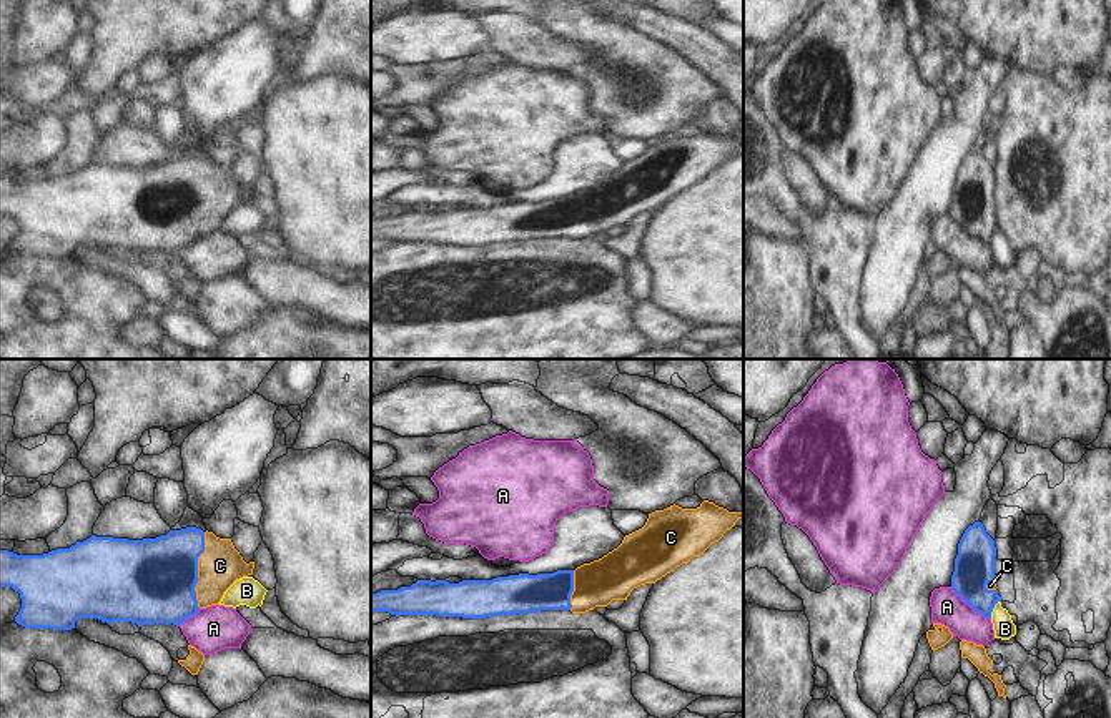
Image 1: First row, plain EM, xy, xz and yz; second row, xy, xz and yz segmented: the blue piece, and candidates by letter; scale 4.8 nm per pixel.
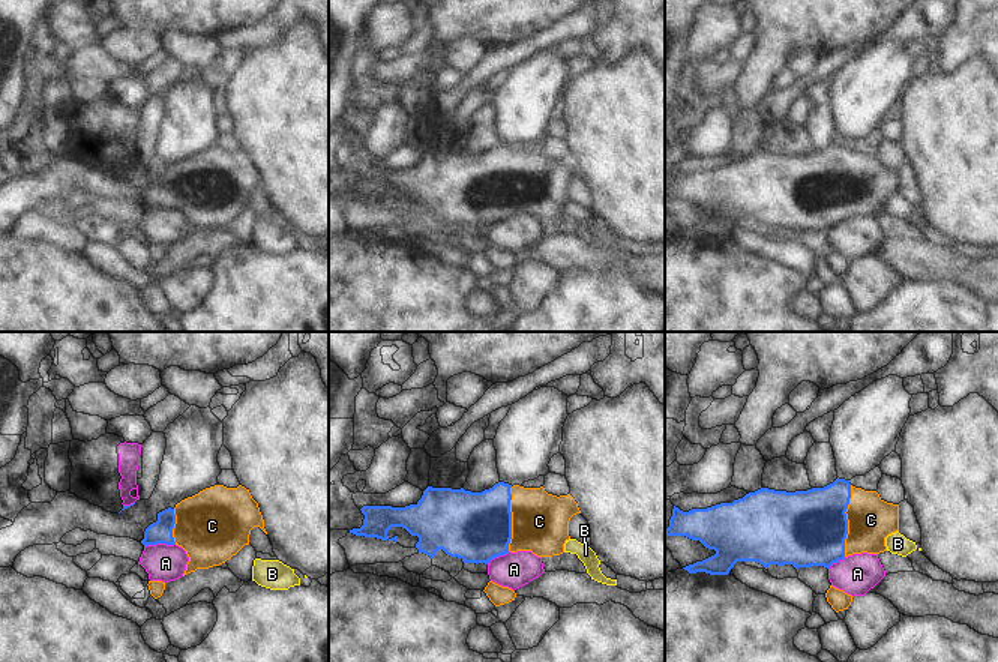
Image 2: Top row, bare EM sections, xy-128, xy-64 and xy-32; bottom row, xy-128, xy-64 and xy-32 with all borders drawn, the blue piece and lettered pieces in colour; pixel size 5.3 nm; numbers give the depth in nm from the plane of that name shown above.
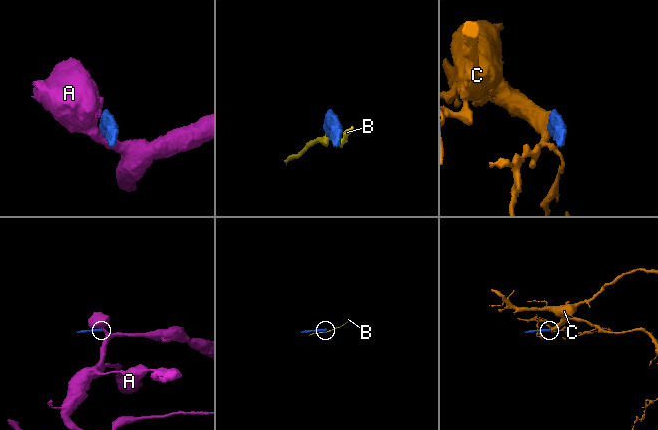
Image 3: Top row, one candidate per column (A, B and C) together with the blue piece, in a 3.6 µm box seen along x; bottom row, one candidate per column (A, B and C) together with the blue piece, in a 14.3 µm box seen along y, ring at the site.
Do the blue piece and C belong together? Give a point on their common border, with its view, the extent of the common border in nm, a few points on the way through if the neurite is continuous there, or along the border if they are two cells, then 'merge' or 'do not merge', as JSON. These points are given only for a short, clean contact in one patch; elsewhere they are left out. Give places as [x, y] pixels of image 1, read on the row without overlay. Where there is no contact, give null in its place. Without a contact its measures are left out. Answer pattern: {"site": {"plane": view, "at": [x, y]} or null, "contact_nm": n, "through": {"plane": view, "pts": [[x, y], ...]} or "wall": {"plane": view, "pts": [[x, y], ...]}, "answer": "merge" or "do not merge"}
{"site": {"plane": "xy", "at": [197, 198]}, "contact_nm": 360, "through": {"plane": "xy", "pts": [[152, 208], [197, 198], [203, 193], [220, 193]]}, "answer": "merge"}

